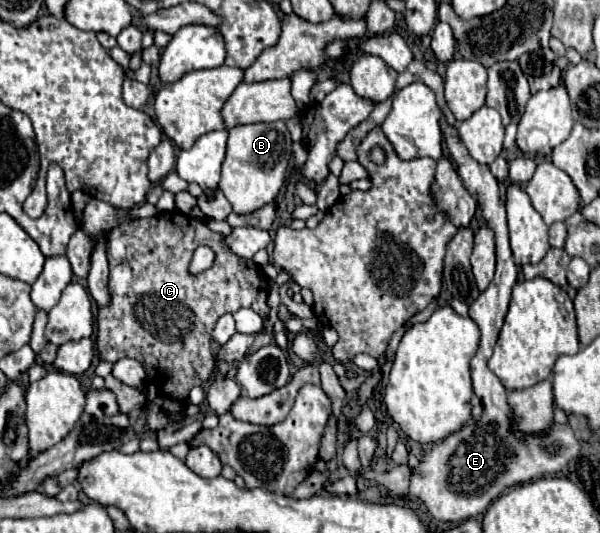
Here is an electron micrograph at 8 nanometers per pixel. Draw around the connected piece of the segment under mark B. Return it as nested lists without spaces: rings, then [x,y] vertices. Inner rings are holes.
[[[285,122],[247,124],[229,130],[227,156],[221,170],[219,188],[227,196],[235,214],[251,214],[275,202],[291,162],[291,136]]]

